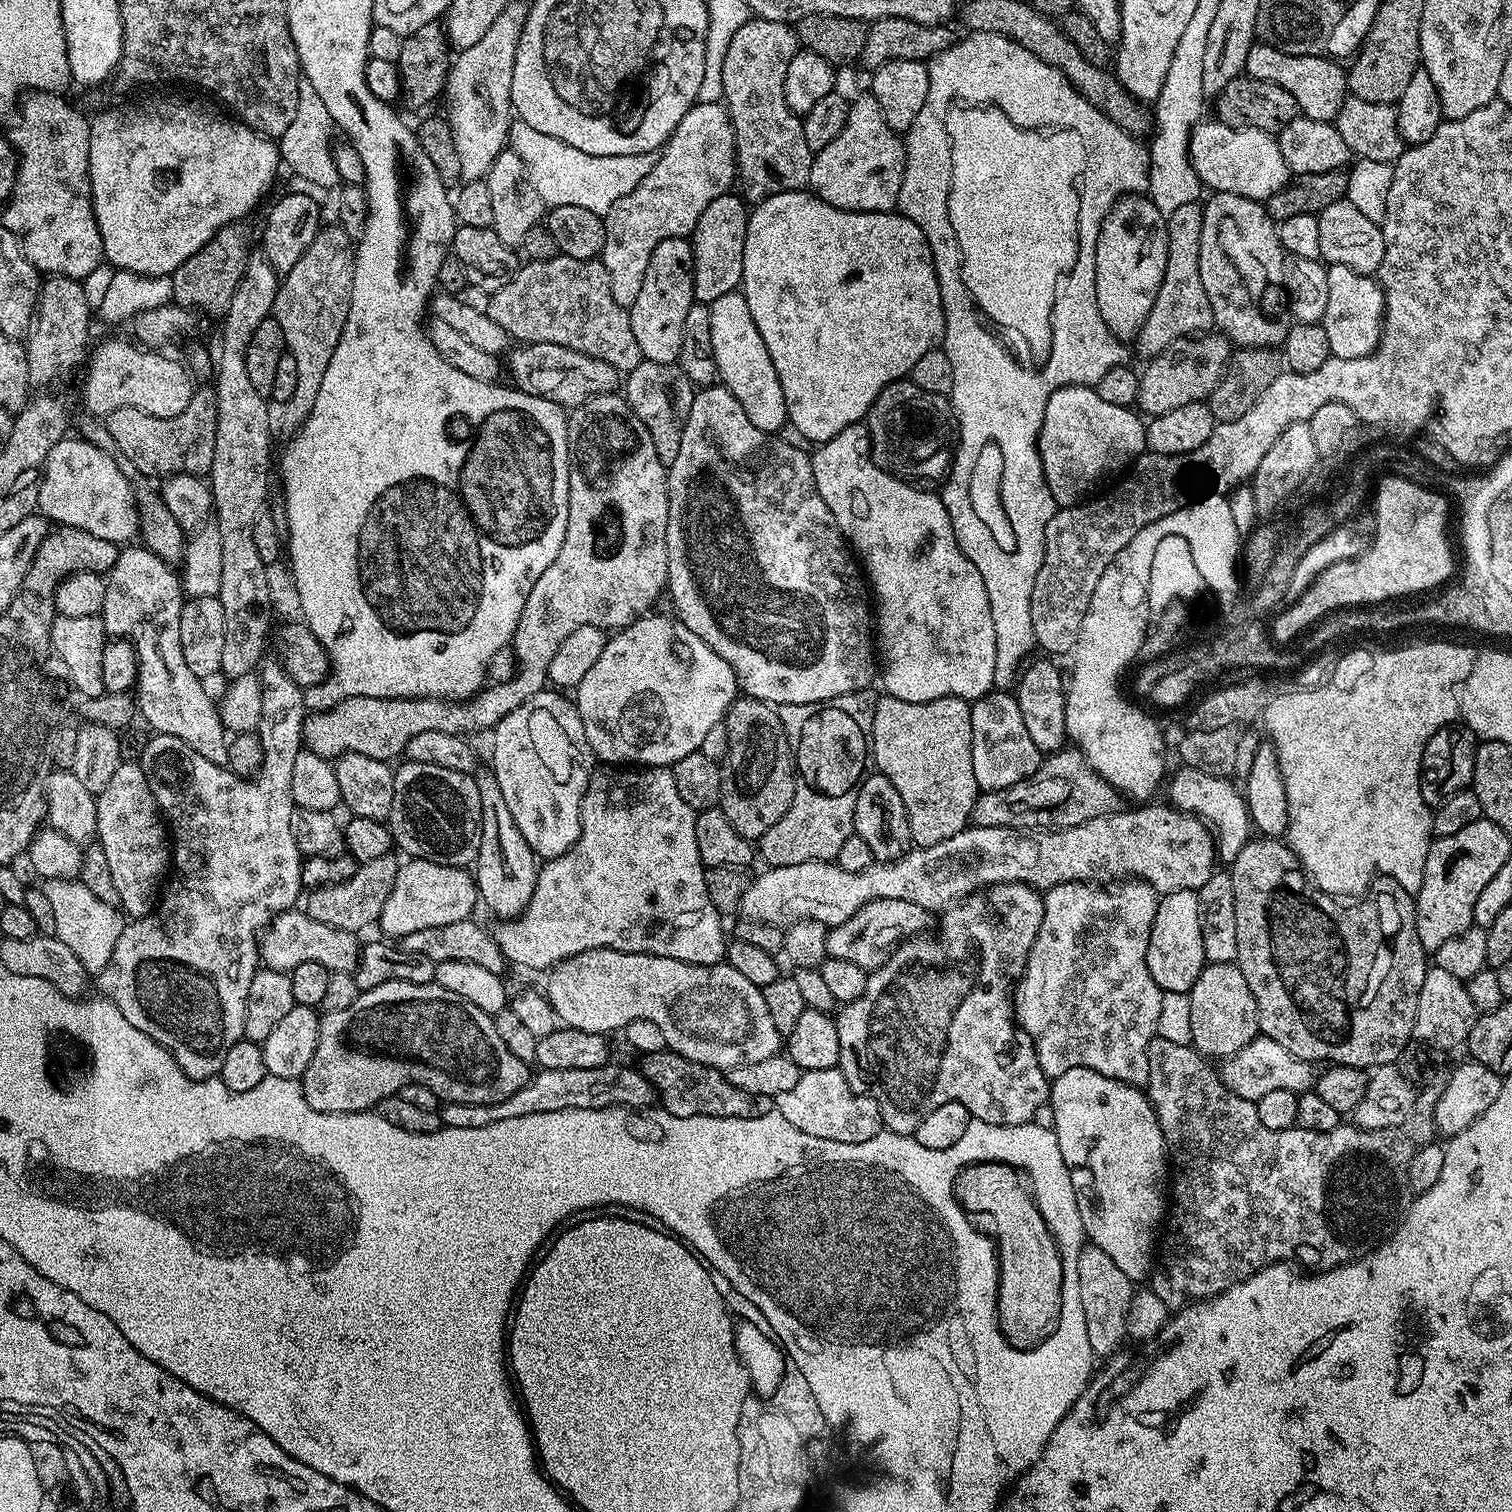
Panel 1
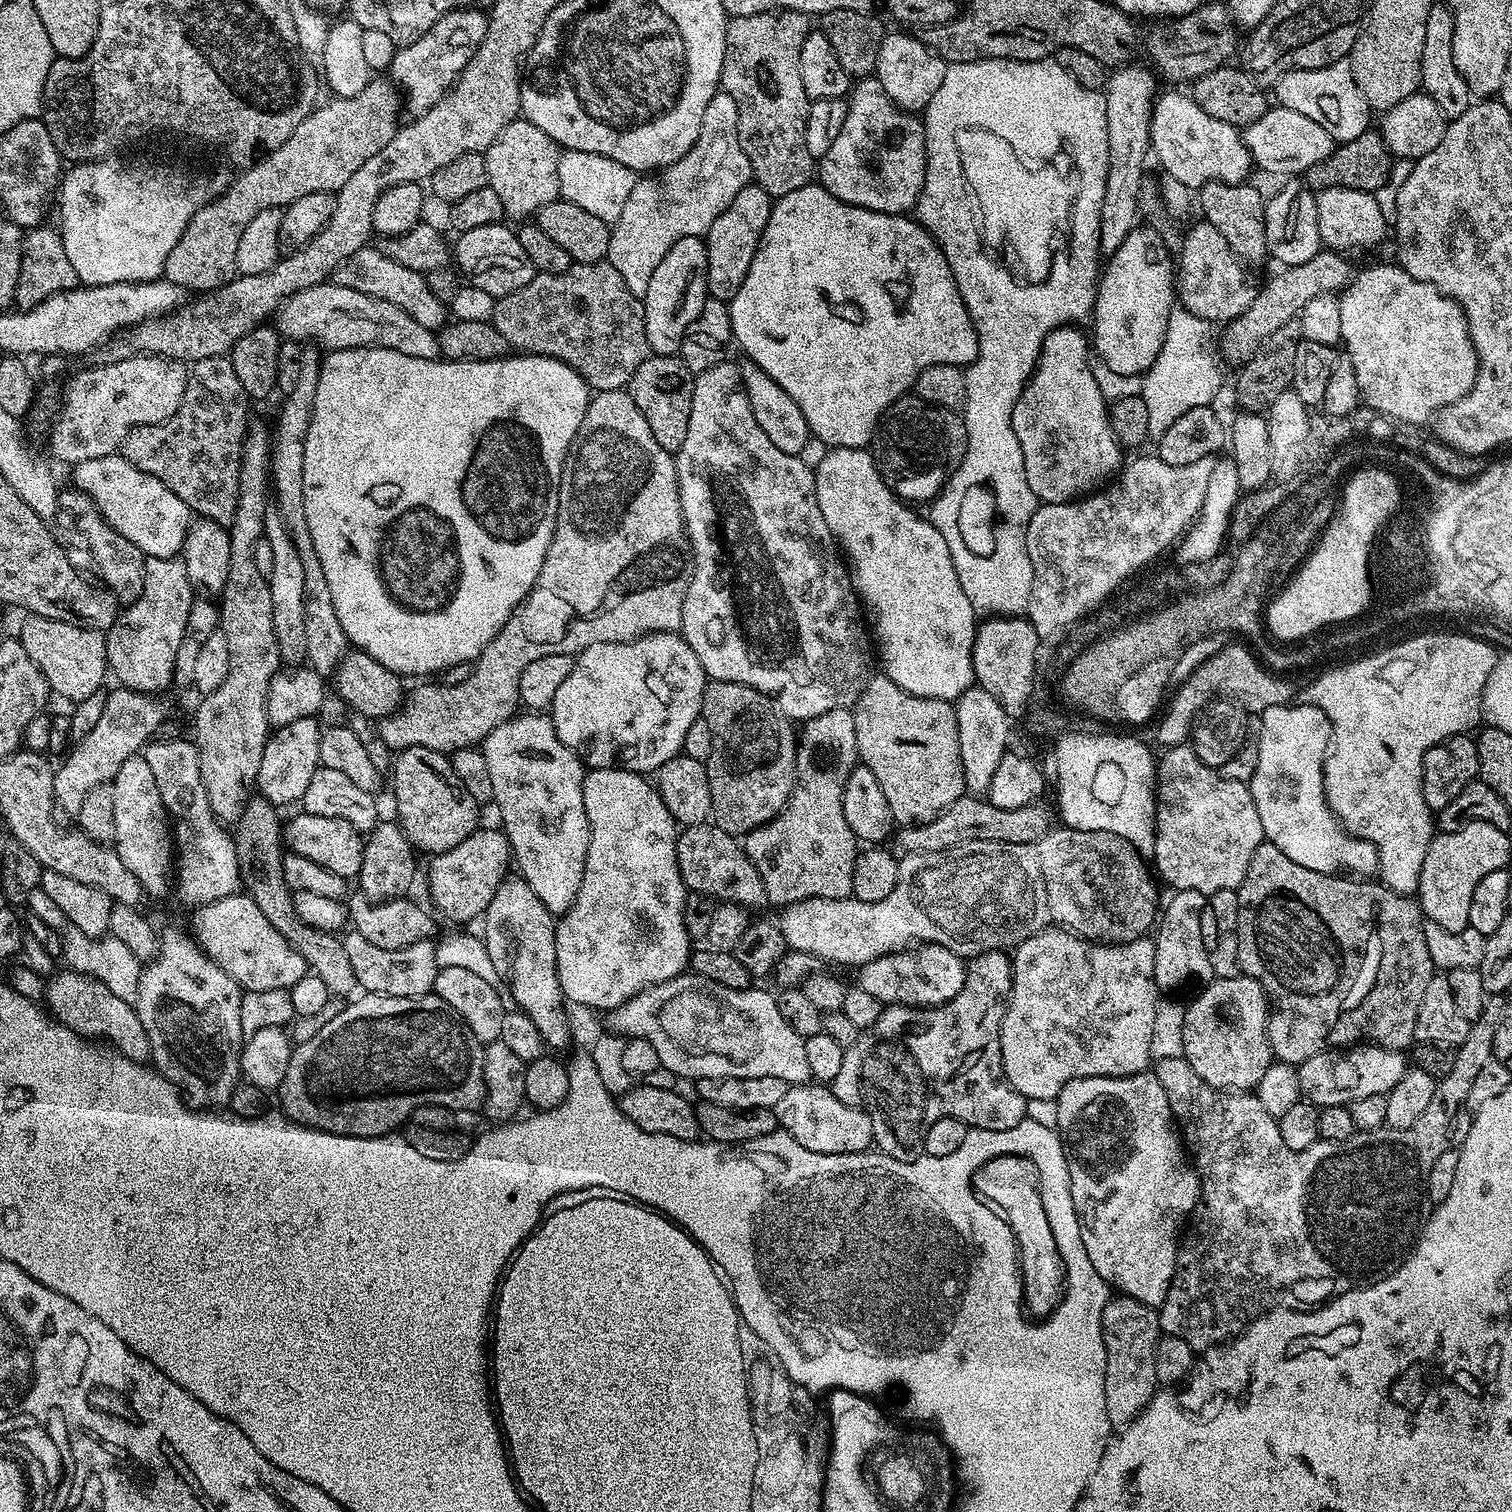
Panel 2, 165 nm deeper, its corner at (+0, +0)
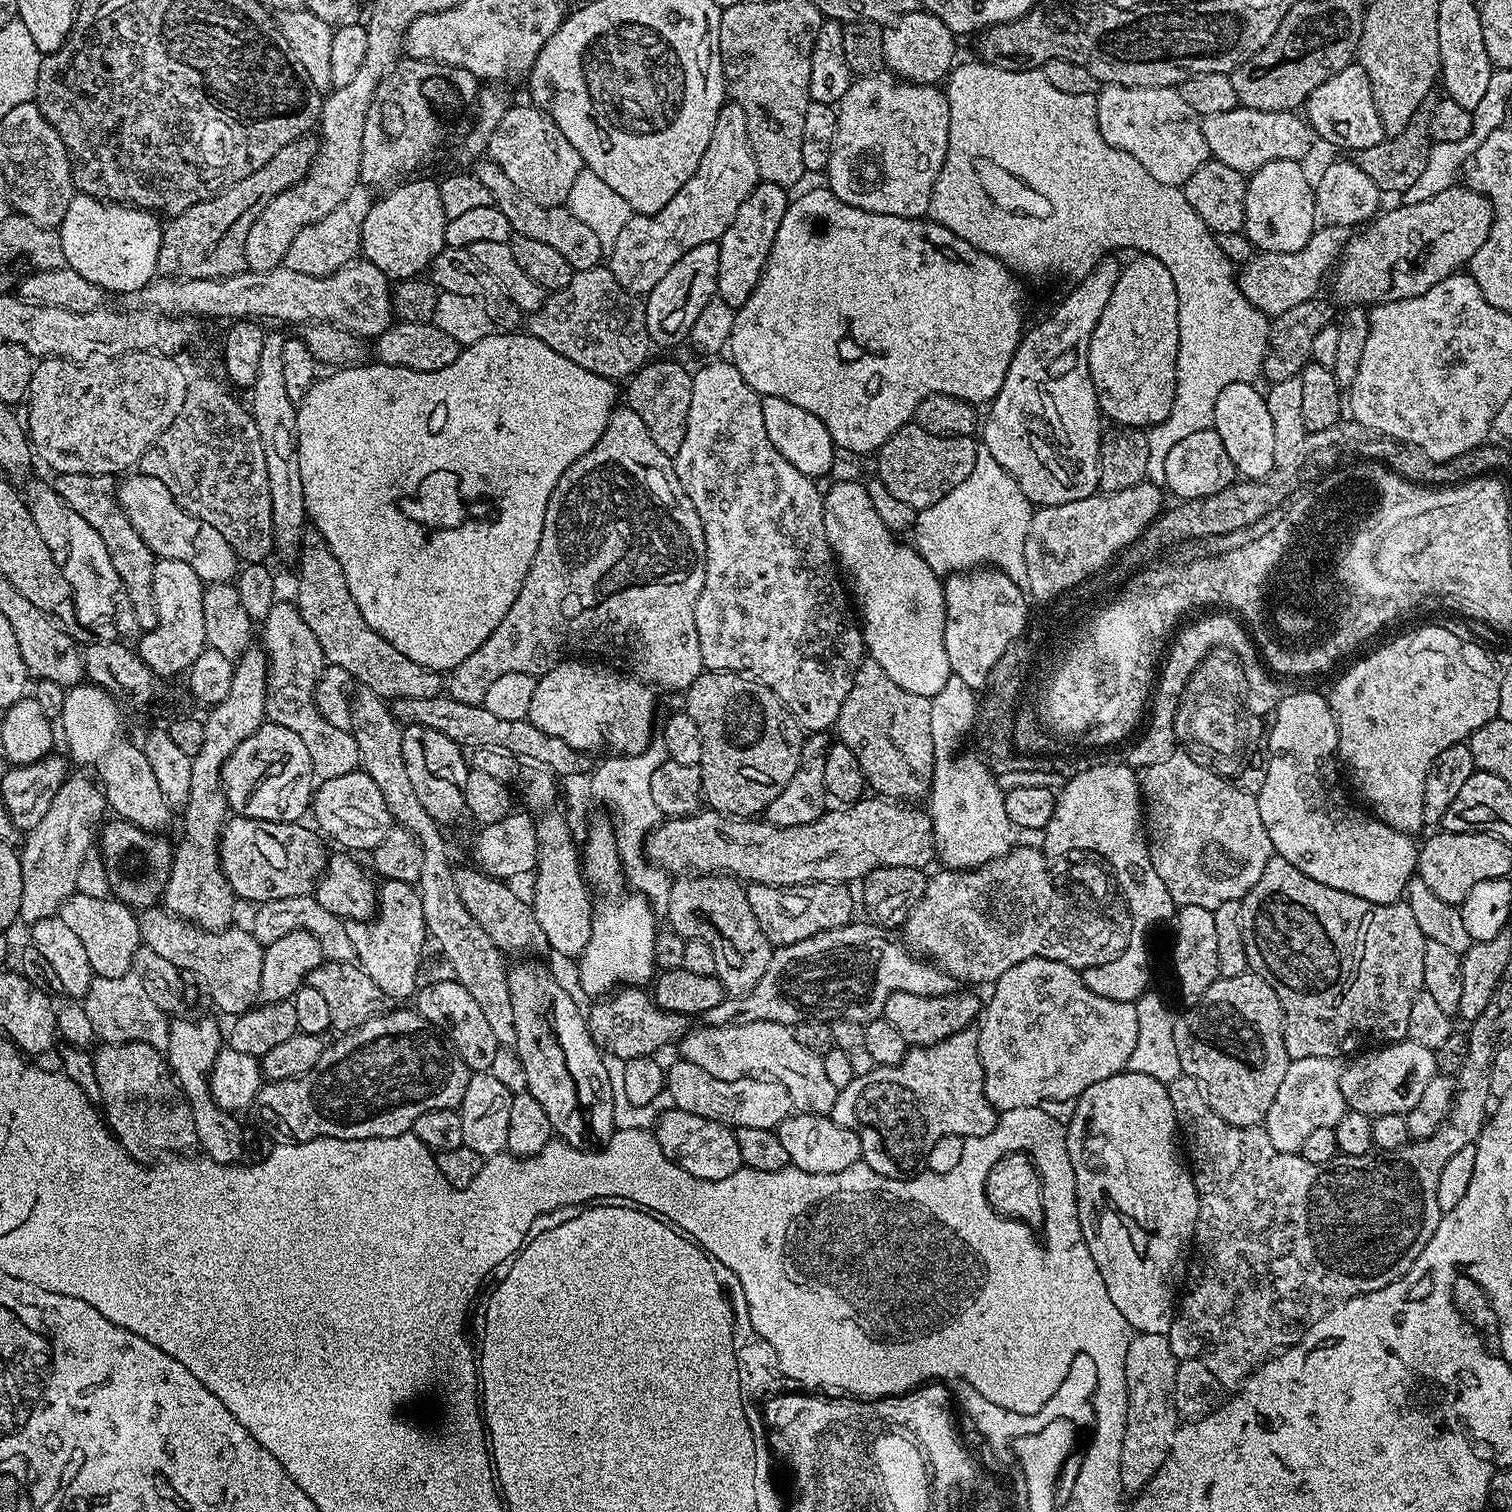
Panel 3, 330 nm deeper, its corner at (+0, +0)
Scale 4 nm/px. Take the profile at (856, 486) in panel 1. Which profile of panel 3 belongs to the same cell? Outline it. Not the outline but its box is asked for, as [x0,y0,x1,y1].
[823,480,952,698]

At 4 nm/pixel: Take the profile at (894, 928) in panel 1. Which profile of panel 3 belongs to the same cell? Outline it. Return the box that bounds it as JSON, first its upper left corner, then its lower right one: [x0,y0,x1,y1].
[883,990,982,1048]

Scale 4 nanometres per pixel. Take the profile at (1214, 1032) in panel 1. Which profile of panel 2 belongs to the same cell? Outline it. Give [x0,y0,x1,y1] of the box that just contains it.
[1182,975,1274,1092]

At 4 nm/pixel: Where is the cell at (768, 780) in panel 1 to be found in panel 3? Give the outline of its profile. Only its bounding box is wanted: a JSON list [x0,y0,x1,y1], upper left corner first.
[686,670,806,818]

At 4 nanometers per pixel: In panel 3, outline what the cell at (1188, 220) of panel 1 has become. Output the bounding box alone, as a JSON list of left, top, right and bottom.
[1238,226,1350,318]

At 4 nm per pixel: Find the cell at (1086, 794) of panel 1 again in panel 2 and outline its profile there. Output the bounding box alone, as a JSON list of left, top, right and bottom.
[900,794,1054,853]

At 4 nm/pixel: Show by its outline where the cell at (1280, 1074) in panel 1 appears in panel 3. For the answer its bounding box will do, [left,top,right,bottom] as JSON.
[1340,1038,1438,1117]

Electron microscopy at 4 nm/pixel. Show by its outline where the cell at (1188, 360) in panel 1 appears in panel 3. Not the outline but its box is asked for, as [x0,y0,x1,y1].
[1334,184,1492,306]

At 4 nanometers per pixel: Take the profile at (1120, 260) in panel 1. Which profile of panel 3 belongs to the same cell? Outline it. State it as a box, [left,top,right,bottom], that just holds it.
[1088,258,1176,430]

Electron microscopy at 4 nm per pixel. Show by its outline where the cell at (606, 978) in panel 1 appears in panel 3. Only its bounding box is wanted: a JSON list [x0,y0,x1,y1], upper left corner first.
[678,1022,837,1116]

